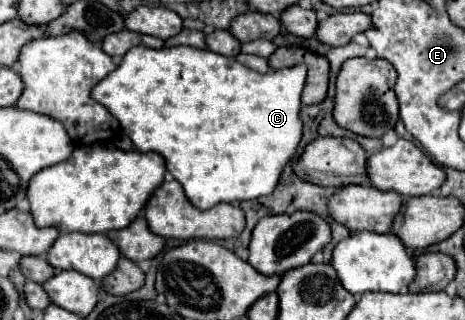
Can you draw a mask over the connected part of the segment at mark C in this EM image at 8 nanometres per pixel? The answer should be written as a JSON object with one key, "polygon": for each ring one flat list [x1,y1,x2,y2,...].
{"polygon":[[194,46,174,48,130,48,122,64,96,84,92,98,104,104,122,124,138,150,158,152,166,160,168,172,184,186,188,200,208,210,218,202,254,200,274,192,284,166,296,156,302,140,302,90,306,66,270,70,260,74,236,58,200,50]]}

